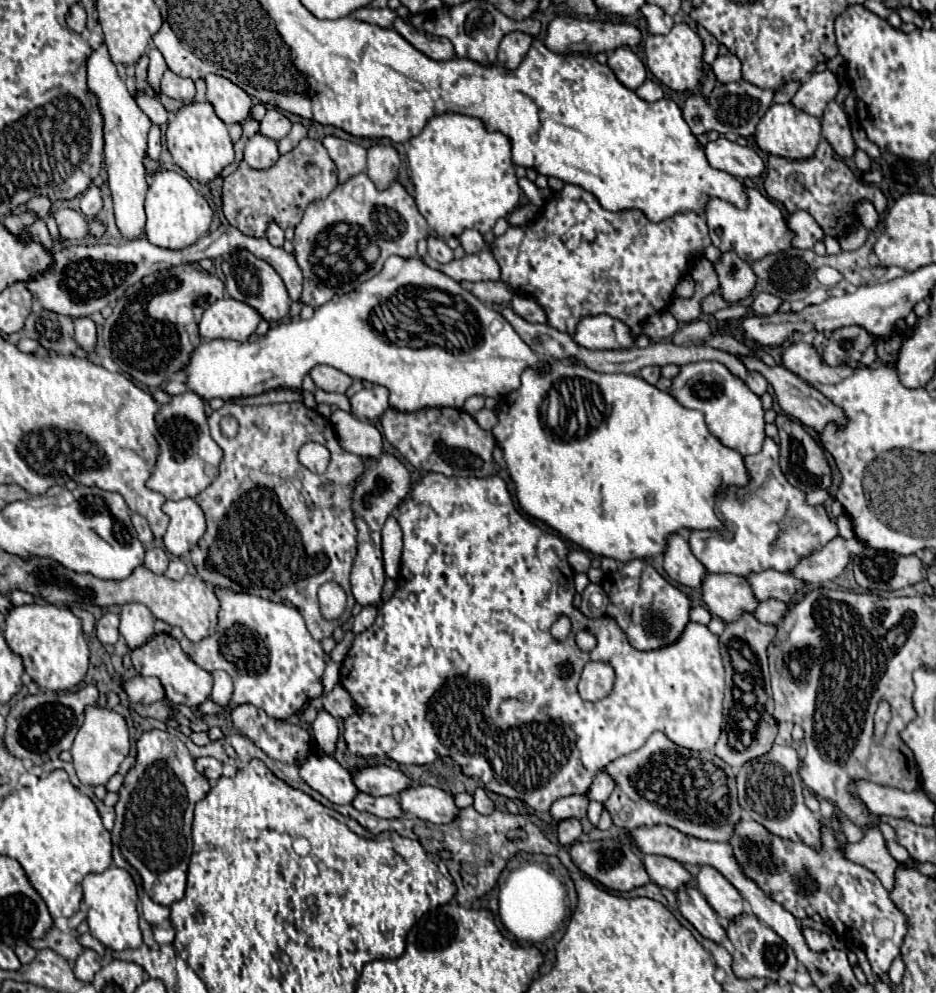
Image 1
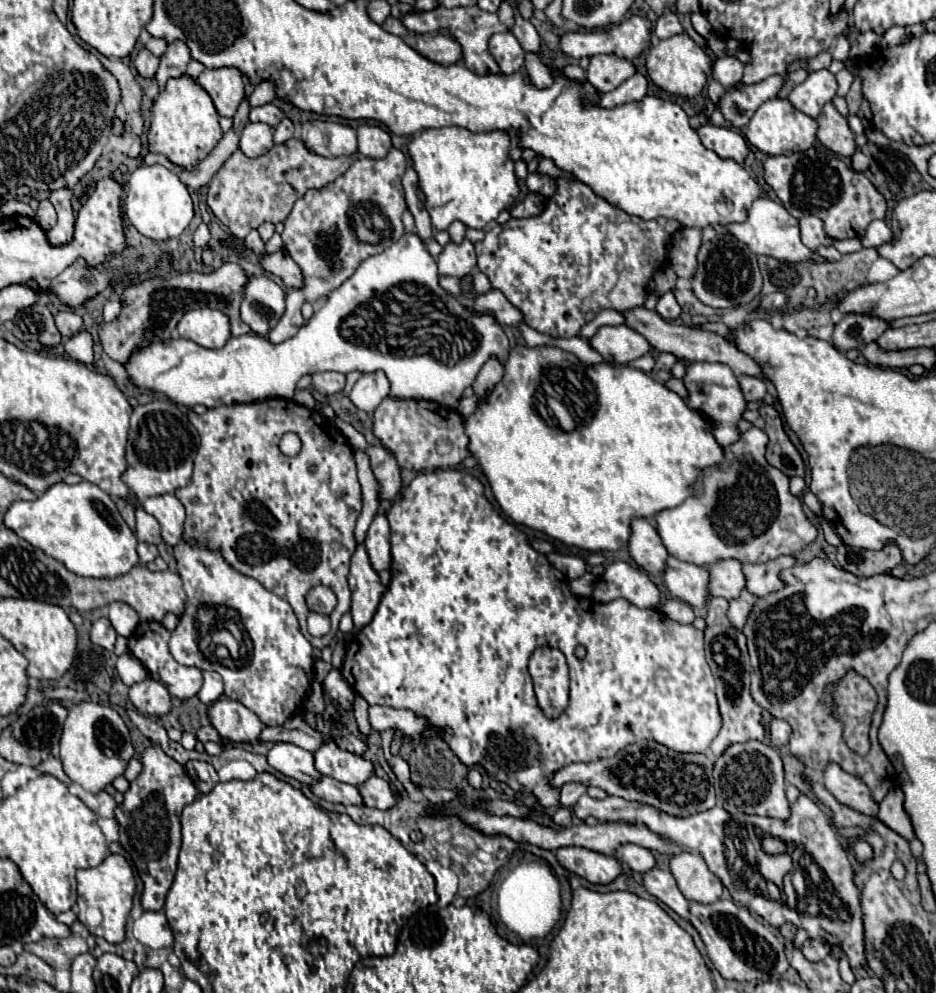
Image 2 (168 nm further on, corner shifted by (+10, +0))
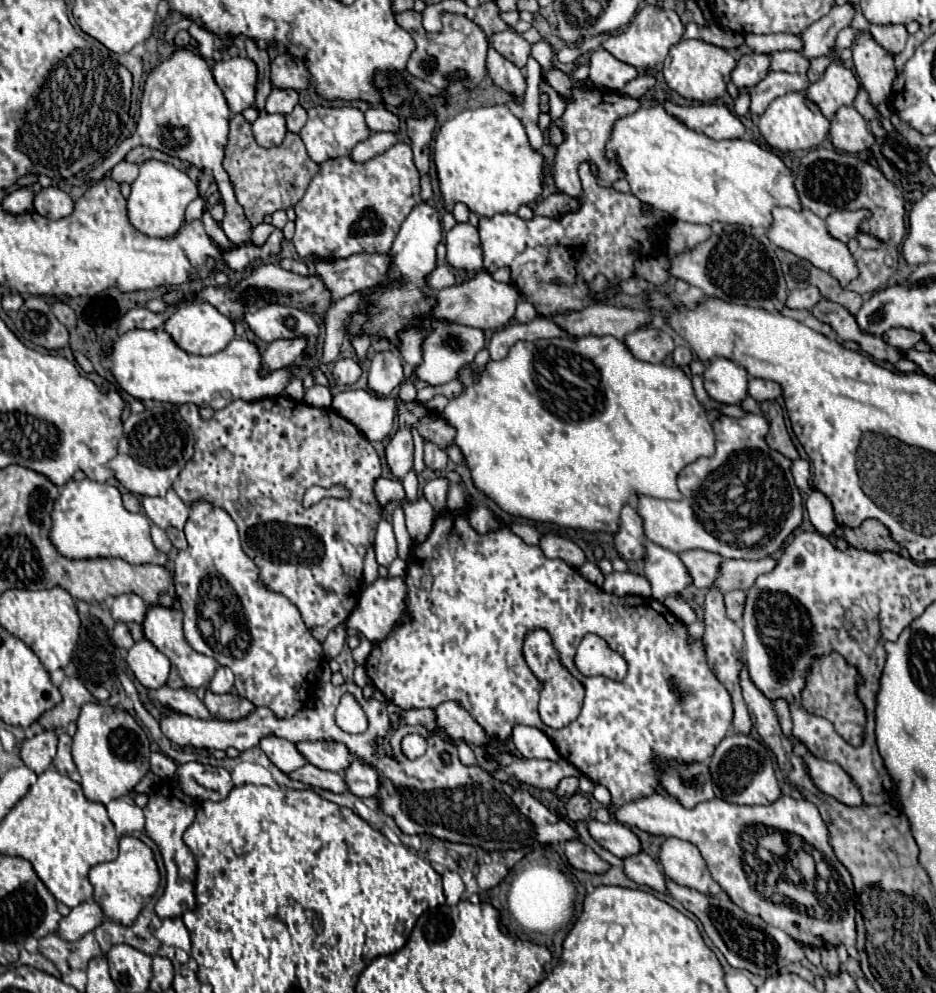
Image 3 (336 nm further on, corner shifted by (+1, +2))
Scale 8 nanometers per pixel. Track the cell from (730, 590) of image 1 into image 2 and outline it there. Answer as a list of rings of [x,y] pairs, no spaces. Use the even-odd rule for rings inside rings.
[[[667,557],[663,569],[663,583],[673,597],[687,601],[693,607],[703,607],[709,599],[709,593],[705,591],[707,581],[709,575],[703,567],[679,561],[675,557]]]

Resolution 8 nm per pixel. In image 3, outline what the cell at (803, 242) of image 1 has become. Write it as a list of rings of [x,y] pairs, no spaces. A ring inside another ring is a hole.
[[[836,211],[832,215],[828,215],[826,221],[826,229],[830,231],[830,235],[842,243],[848,243],[850,239],[856,237],[858,233],[858,225],[860,221],[868,217],[868,211]]]

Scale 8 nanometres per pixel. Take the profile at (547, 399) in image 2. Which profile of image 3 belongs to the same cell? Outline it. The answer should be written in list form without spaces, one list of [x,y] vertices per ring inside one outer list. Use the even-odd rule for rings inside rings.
[[[610,335],[606,337],[580,337],[580,341],[568,341],[568,339],[538,339],[538,341],[518,341],[506,359],[502,361],[490,361],[478,377],[470,371],[470,365],[466,365],[460,371],[460,381],[478,381],[470,383],[466,391],[460,397],[454,397],[448,401],[446,409],[442,411],[442,417],[456,427],[456,445],[462,449],[466,457],[466,465],[472,471],[472,479],[478,489],[482,489],[492,501],[498,503],[502,511],[508,515],[542,521],[542,523],[556,523],[560,527],[572,527],[580,531],[590,533],[610,533],[618,531],[618,515],[626,503],[630,503],[632,497],[638,495],[650,495],[658,499],[682,499],[682,493],[678,491],[676,479],[678,471],[682,467],[694,463],[694,459],[714,455],[714,431],[712,423],[708,419],[706,409],[700,405],[700,401],[694,397],[692,383],[686,377],[686,373],[678,367],[666,367],[666,365],[652,365],[640,359],[634,359],[632,353],[626,349],[626,345]]]

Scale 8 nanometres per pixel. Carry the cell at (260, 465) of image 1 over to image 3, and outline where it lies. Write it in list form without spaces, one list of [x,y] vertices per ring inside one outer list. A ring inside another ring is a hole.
[[[288,397],[260,401],[232,401],[228,407],[204,421],[196,405],[182,405],[180,415],[196,435],[196,453],[174,483],[184,503],[206,501],[222,507],[238,525],[244,553],[258,565],[262,583],[286,595],[302,613],[310,633],[322,643],[326,635],[342,625],[358,603],[362,591],[362,561],[374,541],[376,525],[382,519],[374,499],[374,479],[380,475],[380,459],[368,439],[346,419],[332,419],[332,409],[312,407]],[[342,483],[350,489],[348,499],[322,499],[304,509],[302,497],[308,487],[332,487]]]

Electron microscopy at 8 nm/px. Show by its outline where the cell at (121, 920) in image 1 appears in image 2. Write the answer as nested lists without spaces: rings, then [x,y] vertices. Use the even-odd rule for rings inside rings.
[[[111,853],[101,865],[93,869],[79,869],[77,871],[77,905],[79,905],[79,921],[85,923],[85,909],[97,907],[103,913],[103,923],[99,927],[91,927],[89,931],[97,937],[107,939],[109,943],[121,943],[125,939],[125,921],[129,917],[129,911],[133,907],[133,895],[135,895],[137,883],[133,875],[131,863],[117,853]]]

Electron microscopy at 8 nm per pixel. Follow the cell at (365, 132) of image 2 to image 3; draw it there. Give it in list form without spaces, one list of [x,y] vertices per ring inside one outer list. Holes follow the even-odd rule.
[[[370,107],[364,115],[366,115],[366,125],[372,133],[378,133],[378,131],[398,133],[398,117],[386,107]]]

